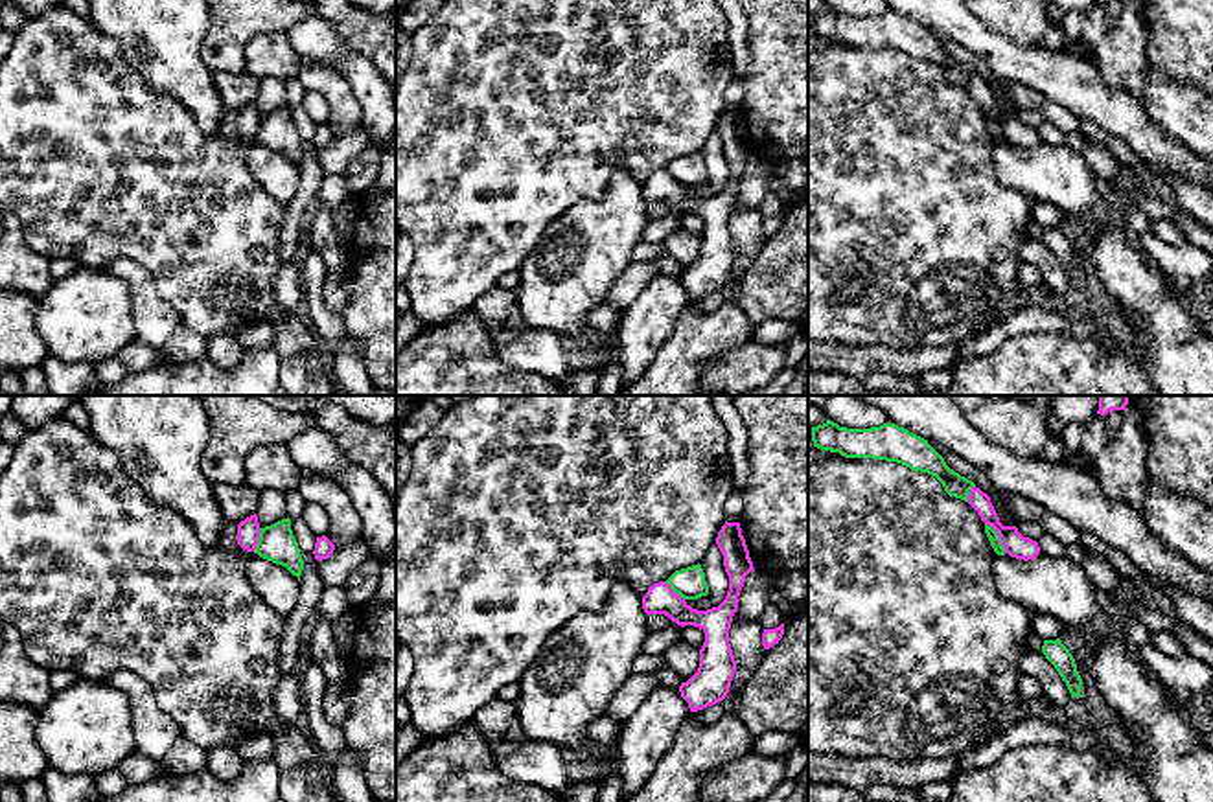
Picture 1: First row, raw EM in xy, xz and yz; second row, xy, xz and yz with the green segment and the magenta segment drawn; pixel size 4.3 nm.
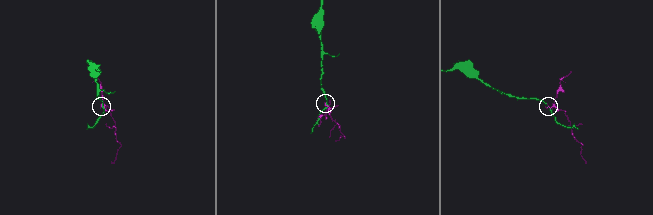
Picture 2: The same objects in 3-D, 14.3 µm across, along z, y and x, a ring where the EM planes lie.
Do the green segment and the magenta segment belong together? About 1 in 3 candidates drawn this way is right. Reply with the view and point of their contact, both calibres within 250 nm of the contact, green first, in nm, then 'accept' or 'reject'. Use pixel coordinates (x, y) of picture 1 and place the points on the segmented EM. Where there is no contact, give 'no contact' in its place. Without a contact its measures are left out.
contact yz (998, 538); calibres 50 and 100 nm; reject

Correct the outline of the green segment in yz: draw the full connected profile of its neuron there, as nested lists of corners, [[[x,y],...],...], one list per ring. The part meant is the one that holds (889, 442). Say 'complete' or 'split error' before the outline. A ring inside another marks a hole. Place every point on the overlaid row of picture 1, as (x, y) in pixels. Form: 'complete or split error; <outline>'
complete; [[[826,419],[823,425],[812,427],[812,441],[814,447],[839,453],[845,458],[896,462],[911,471],[928,473],[942,484],[950,497],[965,502],[976,486],[950,469],[928,440],[891,421],[871,429],[847,429]]]

